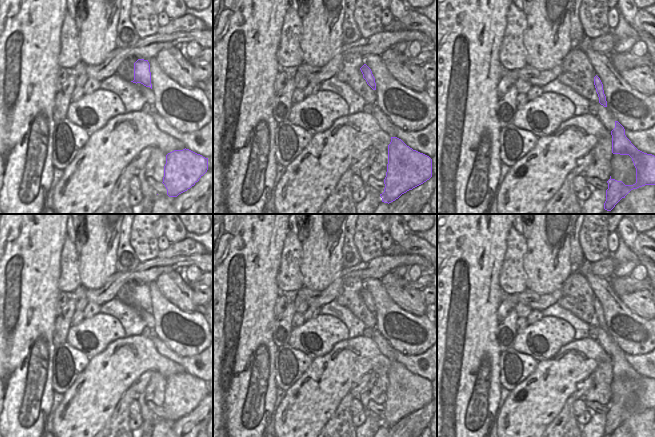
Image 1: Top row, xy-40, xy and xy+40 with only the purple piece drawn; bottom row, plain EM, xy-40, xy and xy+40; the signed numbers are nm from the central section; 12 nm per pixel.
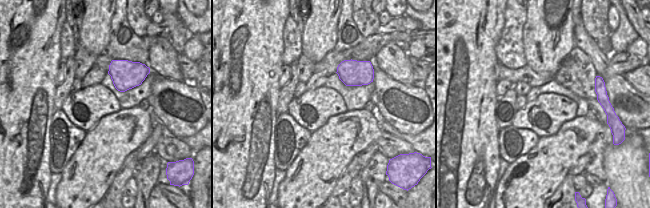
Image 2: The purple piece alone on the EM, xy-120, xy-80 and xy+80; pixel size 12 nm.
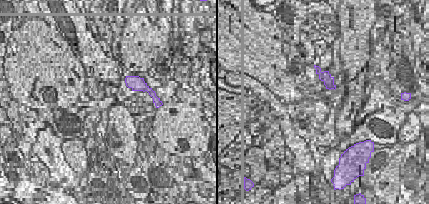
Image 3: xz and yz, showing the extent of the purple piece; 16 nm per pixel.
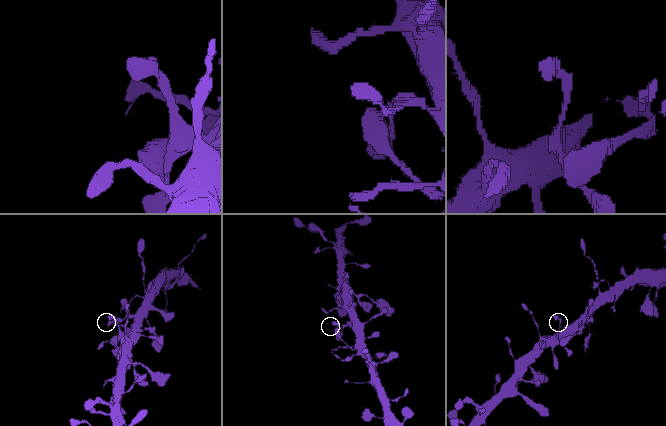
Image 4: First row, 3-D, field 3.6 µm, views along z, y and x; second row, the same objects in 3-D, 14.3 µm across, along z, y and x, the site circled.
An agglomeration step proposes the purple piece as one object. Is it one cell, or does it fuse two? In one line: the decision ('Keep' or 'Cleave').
Keep

